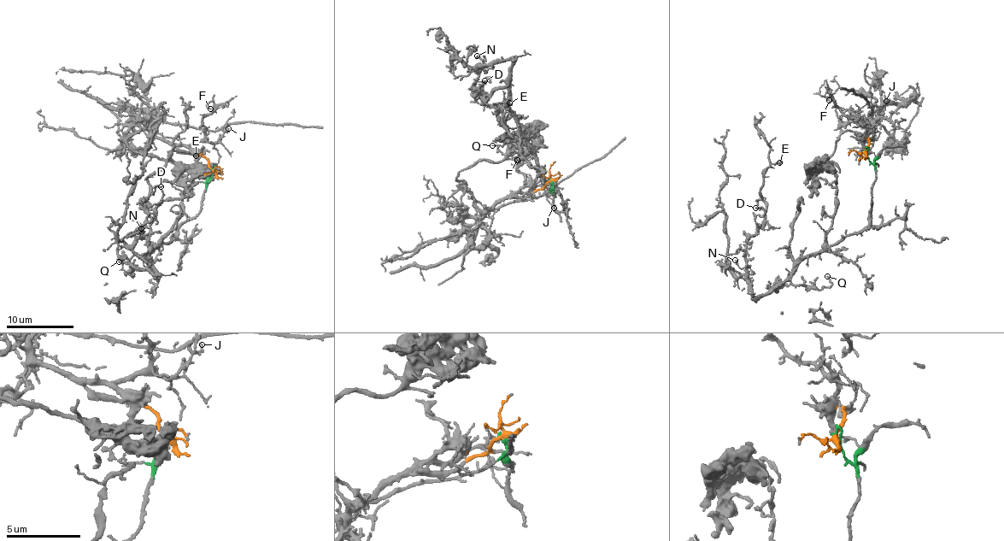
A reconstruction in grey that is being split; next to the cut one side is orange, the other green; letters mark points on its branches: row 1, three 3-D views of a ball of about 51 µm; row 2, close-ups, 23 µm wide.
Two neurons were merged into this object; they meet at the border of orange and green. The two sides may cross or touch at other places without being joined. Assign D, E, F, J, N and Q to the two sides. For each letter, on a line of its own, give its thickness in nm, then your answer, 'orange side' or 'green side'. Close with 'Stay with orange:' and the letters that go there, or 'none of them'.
D: 140 nm thick; green side
E: 140 nm thick; green side
F: 130 nm thick; orange side
J: 130 nm thick; orange side
N: 190 nm thick; green side
Q: 120 nm thick; green side
Stay with orange: F, J

